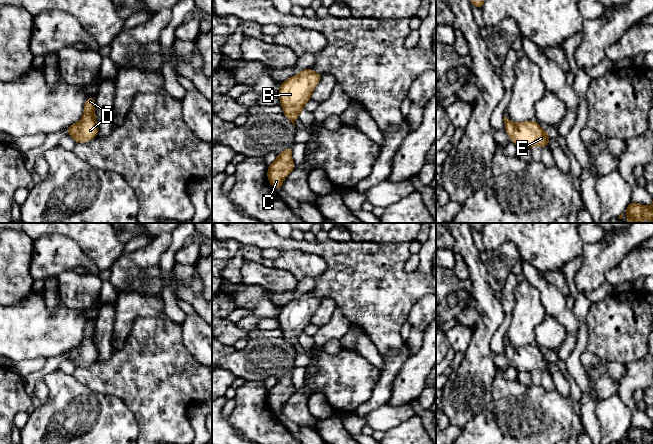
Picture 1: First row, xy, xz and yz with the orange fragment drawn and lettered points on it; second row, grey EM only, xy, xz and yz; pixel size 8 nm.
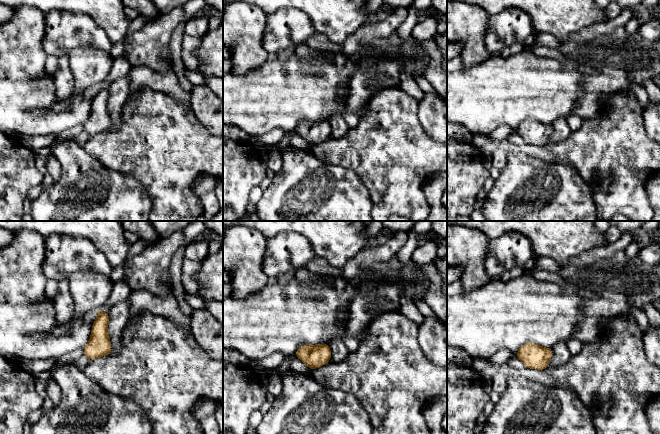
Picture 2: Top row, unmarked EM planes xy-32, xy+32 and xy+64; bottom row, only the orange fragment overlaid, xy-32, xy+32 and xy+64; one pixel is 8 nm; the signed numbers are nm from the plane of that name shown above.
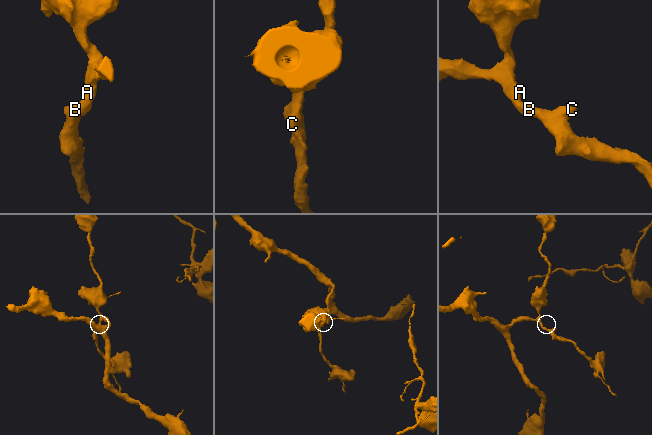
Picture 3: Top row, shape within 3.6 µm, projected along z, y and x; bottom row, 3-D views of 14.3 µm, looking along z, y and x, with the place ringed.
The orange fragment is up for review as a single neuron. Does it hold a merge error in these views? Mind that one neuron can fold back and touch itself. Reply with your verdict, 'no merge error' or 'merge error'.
no merge error

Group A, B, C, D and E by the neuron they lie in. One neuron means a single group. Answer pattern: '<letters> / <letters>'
A B C D E

